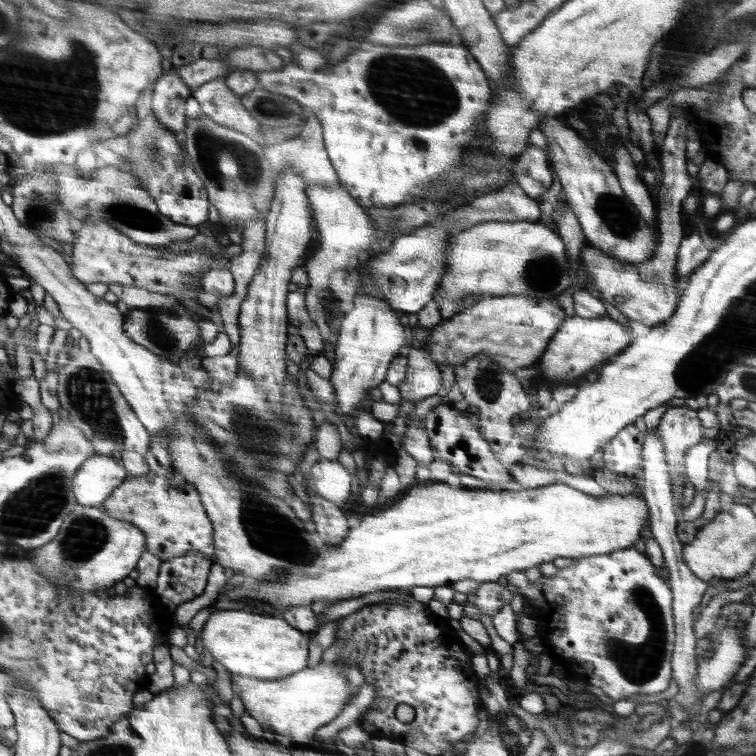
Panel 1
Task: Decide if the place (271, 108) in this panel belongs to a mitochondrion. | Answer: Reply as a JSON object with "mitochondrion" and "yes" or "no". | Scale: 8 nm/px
{"mitochondrion":"yes"}

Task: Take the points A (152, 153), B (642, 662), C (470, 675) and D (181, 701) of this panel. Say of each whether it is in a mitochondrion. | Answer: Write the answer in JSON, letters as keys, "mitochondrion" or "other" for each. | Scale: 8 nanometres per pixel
{"A":"mitochondrion","B":"mitochondrion","C":"other","D":"other"}

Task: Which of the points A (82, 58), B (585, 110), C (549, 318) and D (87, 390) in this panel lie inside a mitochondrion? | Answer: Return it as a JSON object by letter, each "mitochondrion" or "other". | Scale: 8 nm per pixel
{"A":"mitochondrion","B":"other","C":"other","D":"mitochondrion"}

